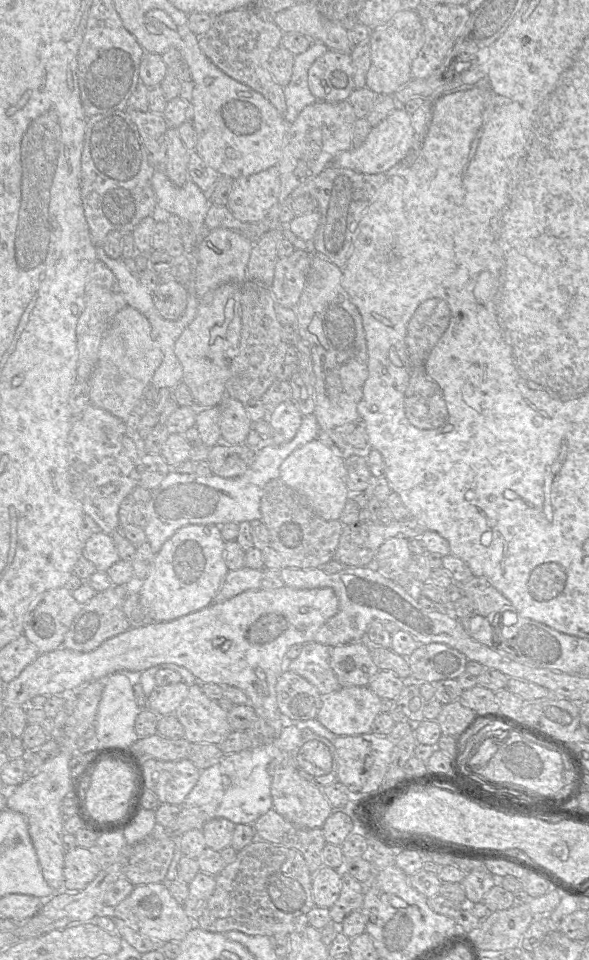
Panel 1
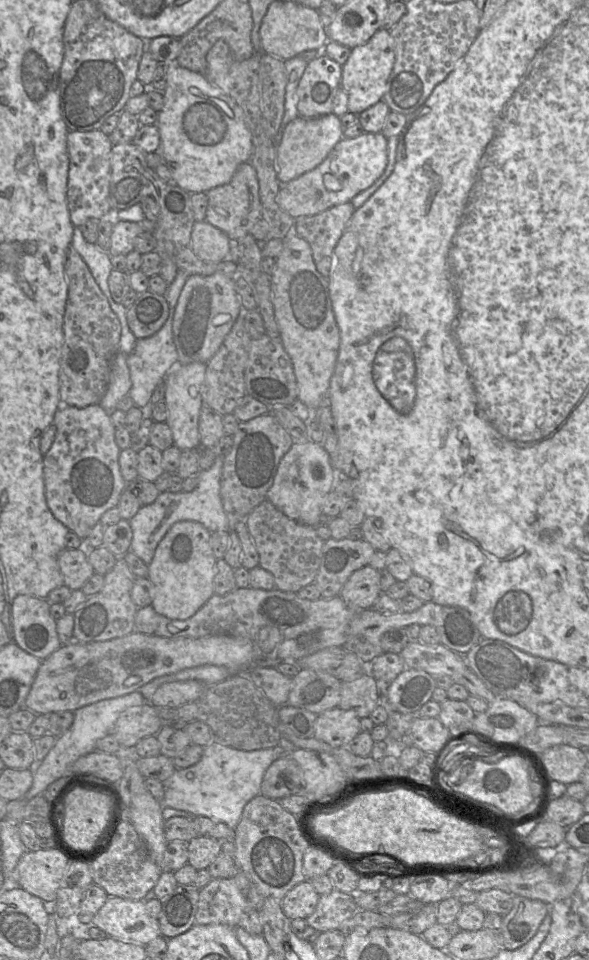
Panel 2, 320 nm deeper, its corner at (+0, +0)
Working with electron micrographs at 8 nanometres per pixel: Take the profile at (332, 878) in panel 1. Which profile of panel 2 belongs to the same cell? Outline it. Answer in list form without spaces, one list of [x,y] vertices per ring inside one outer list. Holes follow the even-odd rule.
[[[304,880],[293,887],[283,898],[281,907],[290,920],[306,919],[316,909],[320,895],[316,892],[310,880]]]

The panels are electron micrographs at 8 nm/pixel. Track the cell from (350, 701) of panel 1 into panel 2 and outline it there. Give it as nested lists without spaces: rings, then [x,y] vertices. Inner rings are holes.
[[[335,707],[318,714],[313,737],[333,747],[347,747],[361,731],[361,718]]]

